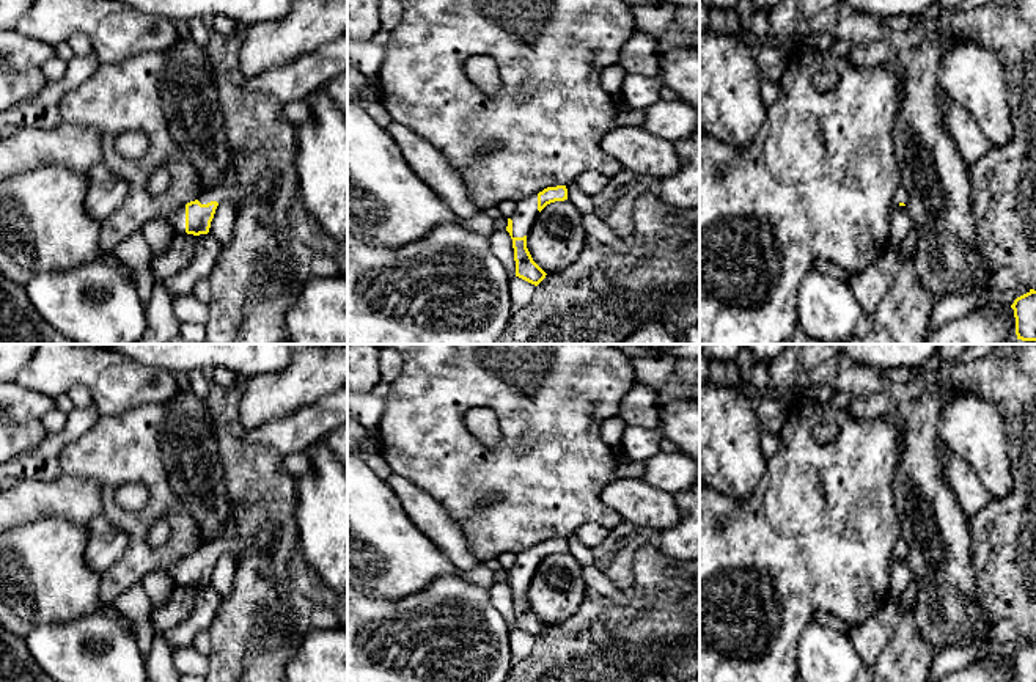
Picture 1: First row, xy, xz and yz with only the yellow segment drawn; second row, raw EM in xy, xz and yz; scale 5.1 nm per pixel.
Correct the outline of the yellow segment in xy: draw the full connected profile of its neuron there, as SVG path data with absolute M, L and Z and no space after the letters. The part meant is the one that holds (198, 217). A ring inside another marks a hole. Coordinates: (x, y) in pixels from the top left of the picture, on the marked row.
M237 181L206 190L198 200L187 203L165 220L176 233L203 236L209 233L215 209L222 203L230 203L244 209L252 193Z

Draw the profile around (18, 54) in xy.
M0 28L0 64L6 71L22 72L42 68L55 57L55 47L25 38L14 28Z

